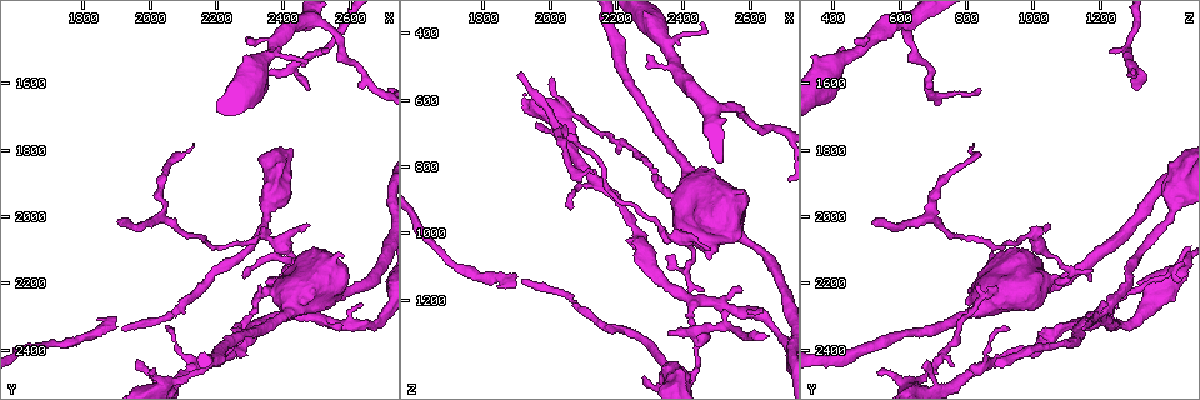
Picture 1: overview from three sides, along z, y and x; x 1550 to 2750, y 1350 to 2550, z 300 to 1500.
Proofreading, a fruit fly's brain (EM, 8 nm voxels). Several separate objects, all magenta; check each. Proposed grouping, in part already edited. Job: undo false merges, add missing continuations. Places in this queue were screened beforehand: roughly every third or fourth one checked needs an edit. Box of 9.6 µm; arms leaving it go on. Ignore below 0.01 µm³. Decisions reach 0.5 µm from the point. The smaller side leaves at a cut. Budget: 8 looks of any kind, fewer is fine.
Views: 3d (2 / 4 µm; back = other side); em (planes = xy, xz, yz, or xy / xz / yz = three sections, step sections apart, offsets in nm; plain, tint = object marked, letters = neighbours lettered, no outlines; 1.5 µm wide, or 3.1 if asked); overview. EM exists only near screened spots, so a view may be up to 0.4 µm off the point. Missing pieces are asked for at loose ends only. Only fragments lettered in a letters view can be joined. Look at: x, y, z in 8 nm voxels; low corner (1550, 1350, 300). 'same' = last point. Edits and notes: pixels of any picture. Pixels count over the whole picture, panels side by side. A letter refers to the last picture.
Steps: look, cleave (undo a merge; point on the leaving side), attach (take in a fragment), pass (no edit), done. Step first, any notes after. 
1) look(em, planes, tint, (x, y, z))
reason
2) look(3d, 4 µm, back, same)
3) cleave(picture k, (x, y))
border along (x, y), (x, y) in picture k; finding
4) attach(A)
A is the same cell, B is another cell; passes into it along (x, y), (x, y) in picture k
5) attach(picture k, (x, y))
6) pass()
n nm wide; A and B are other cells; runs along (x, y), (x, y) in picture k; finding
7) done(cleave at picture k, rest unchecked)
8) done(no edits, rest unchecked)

look(em, yz, step 8, tint, (2040, 2000, 690))
arms part here

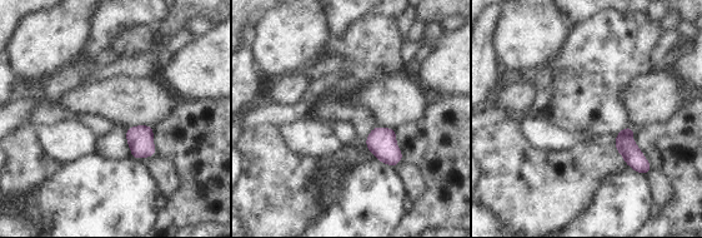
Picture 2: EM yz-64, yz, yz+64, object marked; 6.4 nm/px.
look(em, planes, letters, same)

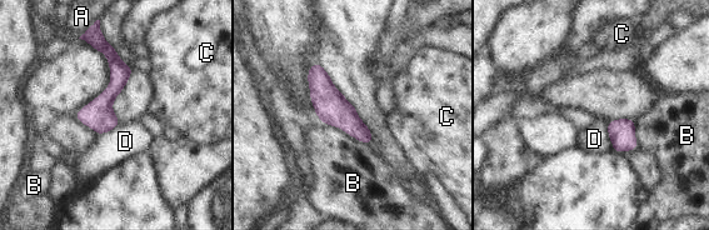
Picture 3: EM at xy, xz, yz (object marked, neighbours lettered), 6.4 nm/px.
pass()
190 nm wide; A, B, C and D are other cells; continuous, no second neuron

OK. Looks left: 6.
look(3d, 2 µm, (2570, 2320, 1160))
an open end

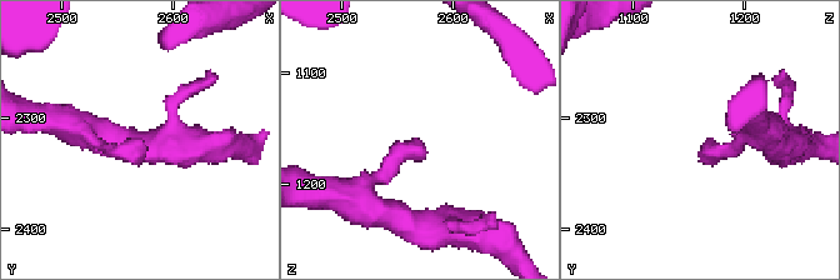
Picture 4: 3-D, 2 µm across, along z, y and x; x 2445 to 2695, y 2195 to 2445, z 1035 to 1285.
look(em, planes, letters, (2576, 2320, 1166))
need the tissue

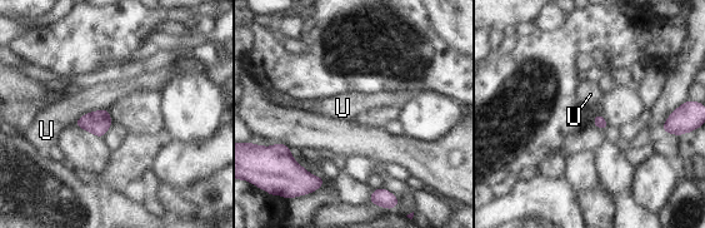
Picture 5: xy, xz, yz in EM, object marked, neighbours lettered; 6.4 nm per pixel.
pass()
U is another cell; border along (108, 108), (86, 112), (73, 124) in picture 5; none of them fits

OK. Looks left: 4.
look(3d, 4 µm, (2390, 2220, 900))
calibre changes

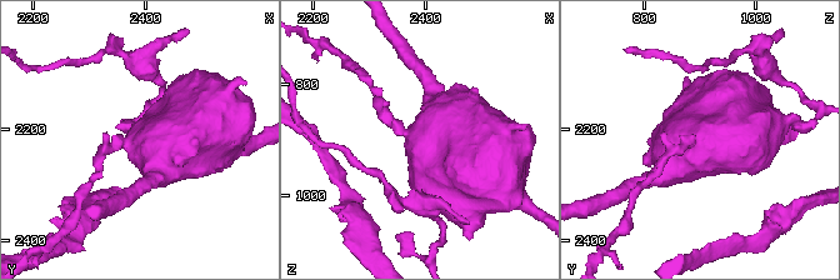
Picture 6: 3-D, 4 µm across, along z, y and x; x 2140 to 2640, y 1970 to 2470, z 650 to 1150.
look(em, planes, letters, (2385, 2225, 905))
now the EM

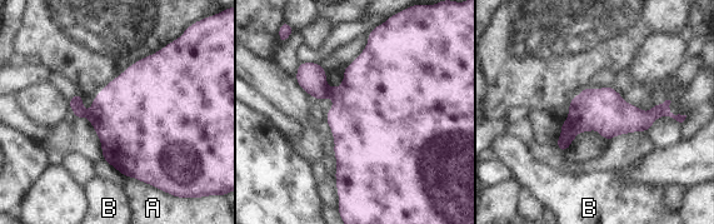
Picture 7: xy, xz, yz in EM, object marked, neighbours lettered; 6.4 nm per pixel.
cleave(picture 7, (310, 76))
A touches over 200 nm; A and B are other cells; border along (326, 85), (328, 95) in picture 7; a second neuron is stuck on

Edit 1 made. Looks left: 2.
done(cleave at picture 7, rest unchecked)

